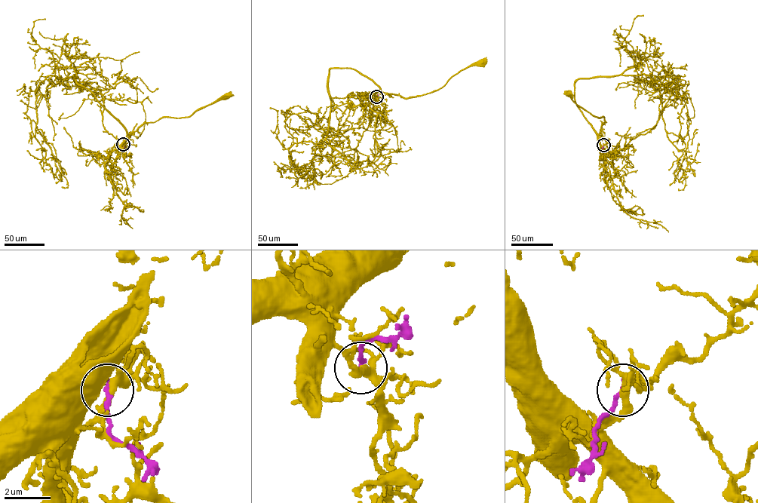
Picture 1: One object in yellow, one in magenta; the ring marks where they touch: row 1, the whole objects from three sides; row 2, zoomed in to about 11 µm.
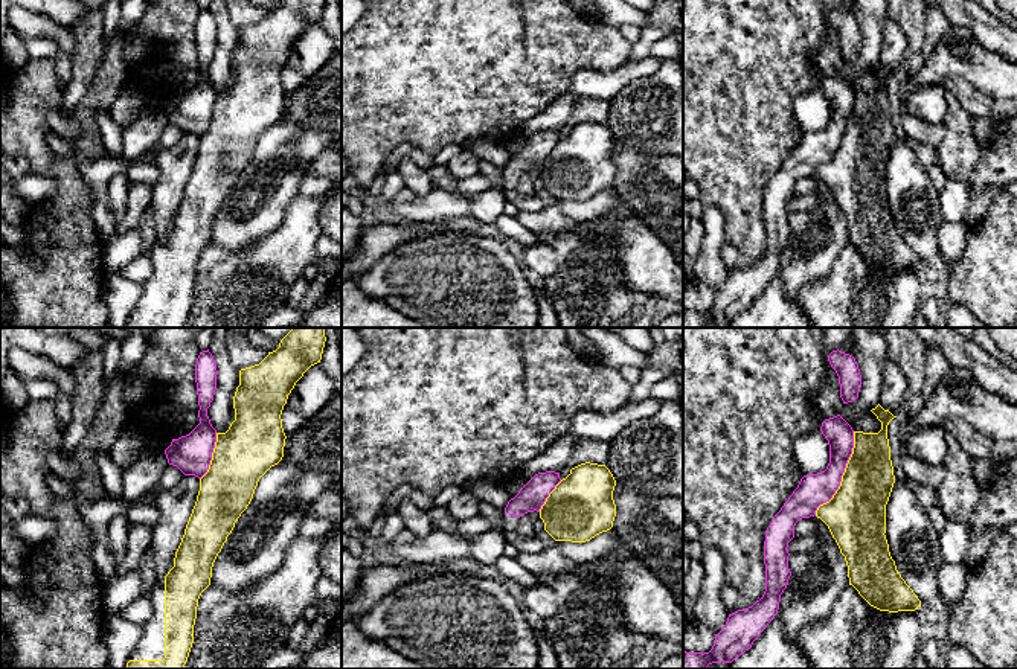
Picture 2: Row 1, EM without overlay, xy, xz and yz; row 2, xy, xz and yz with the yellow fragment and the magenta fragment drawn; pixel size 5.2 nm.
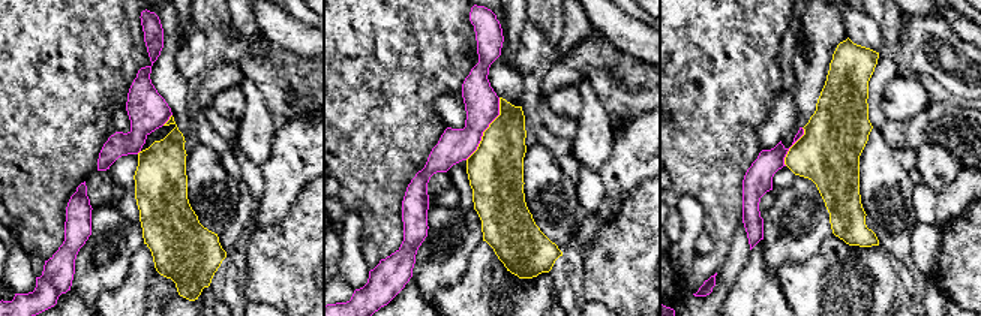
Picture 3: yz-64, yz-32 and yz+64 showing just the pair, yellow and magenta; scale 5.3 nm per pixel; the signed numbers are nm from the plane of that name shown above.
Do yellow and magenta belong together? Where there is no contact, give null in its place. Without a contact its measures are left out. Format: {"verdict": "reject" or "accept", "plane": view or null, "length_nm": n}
{"verdict": "reject", "plane": "yz", "length_nm": 480}

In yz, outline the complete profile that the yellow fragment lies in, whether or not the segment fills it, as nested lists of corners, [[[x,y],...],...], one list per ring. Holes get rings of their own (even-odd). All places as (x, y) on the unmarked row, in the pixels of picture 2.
[[[880,62],[871,69],[881,81],[878,91],[854,90],[854,107],[846,122],[842,140],[833,157],[820,163],[816,175],[820,177],[836,198],[848,224],[849,244],[874,267],[898,271],[915,270],[921,259],[897,229],[886,198],[886,163],[895,134],[890,119],[887,84],[897,76]]]

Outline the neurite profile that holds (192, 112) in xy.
[[[209,8],[200,11],[195,23],[200,82],[189,93],[172,98],[165,108],[168,122],[177,125],[184,134],[201,137],[212,119],[217,88],[210,82],[207,67],[217,49],[217,34],[217,23]]]

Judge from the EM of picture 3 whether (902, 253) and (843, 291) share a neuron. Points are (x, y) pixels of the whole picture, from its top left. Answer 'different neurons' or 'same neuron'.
different neurons

